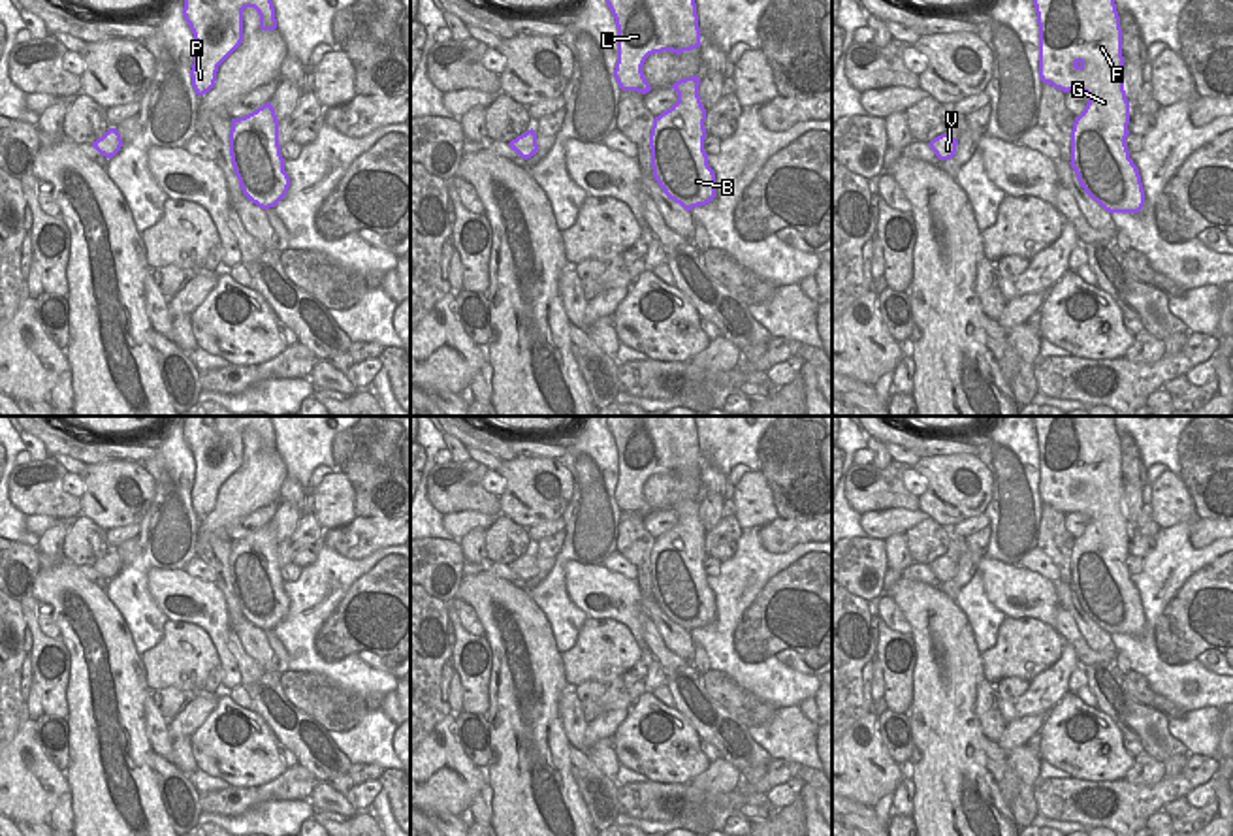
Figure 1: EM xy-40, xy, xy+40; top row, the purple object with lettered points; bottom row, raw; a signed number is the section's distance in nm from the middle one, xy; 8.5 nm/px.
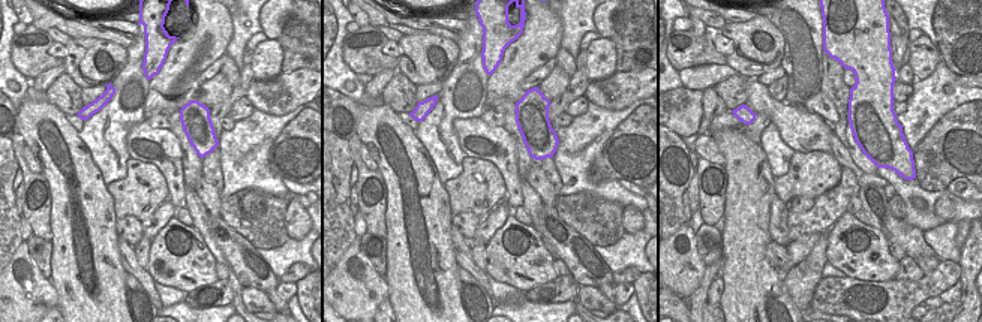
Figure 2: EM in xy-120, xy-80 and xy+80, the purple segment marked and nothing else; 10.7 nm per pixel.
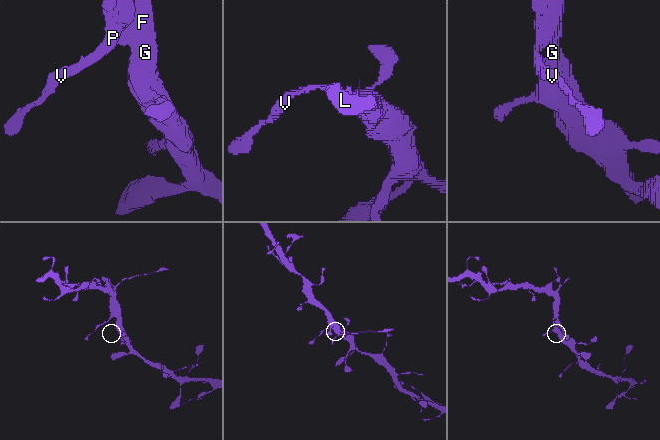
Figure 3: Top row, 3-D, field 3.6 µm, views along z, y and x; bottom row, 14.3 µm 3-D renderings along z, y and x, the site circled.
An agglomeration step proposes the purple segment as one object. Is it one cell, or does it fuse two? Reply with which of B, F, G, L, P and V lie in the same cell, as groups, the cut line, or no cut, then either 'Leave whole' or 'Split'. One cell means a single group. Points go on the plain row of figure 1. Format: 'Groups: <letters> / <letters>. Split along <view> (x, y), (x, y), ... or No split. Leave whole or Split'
Groups: B F G L P V. No split. Leave whole.

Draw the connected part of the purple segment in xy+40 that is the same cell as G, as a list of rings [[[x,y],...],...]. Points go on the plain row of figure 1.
[[[1032,416],[1039,446],[1039,499],[1088,516],[1071,552],[1071,589],[1109,635],[1139,635],[1141,597],[1126,567],[1122,450],[1114,416]]]

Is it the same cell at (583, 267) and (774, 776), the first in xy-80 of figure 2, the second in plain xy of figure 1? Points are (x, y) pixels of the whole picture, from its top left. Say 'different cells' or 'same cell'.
different cells

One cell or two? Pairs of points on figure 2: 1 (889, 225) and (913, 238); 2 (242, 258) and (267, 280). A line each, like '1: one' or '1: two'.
1: one
2: one

